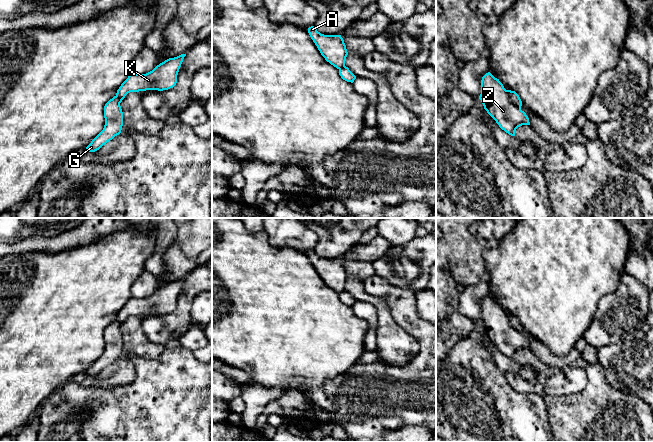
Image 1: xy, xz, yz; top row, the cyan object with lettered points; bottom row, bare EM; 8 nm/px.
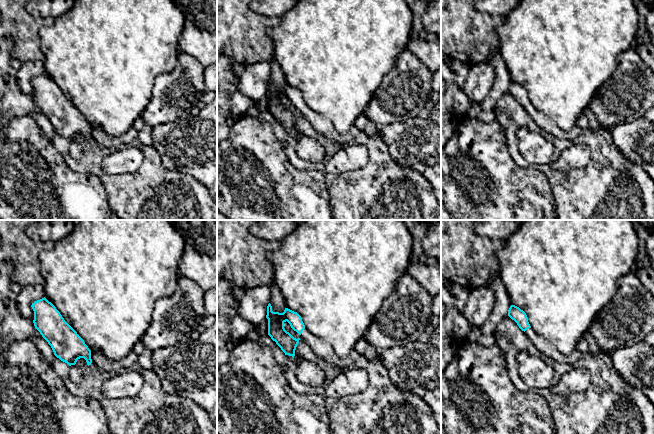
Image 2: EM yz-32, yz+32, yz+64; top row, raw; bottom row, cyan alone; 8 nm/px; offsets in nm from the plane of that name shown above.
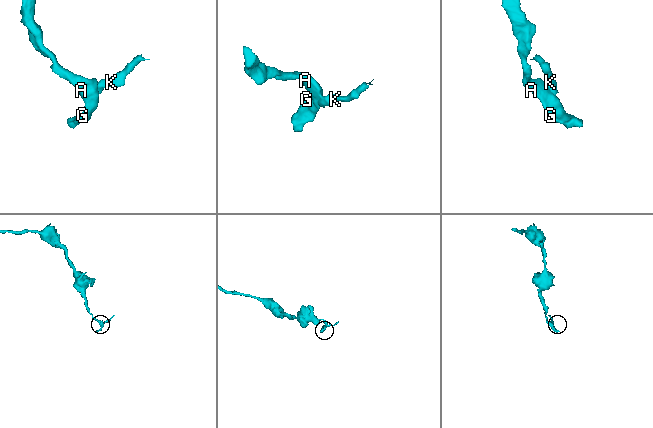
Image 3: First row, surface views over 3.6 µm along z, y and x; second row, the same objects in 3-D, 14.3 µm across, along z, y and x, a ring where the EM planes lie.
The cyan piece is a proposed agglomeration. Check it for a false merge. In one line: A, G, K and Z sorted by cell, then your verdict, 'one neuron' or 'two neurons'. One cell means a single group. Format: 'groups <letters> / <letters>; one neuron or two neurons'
groups A G Z / K; two neurons

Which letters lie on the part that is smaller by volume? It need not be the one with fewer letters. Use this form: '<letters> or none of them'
K

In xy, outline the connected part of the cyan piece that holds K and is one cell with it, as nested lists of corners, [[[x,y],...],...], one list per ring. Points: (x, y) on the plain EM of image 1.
[[[186,278],[169,282],[157,289],[152,295],[146,298],[131,297],[117,314],[116,321],[121,327],[130,316],[146,314],[168,314],[177,307],[177,299]]]

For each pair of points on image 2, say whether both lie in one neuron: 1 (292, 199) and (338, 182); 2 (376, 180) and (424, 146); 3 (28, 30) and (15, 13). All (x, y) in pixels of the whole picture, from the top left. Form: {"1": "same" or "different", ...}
{"1": "different", "2": "different", "3": "same"}

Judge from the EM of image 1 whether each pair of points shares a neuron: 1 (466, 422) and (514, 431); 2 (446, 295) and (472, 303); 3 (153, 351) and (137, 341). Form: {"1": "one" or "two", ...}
{"1": "one", "2": "two", "3": "one"}

